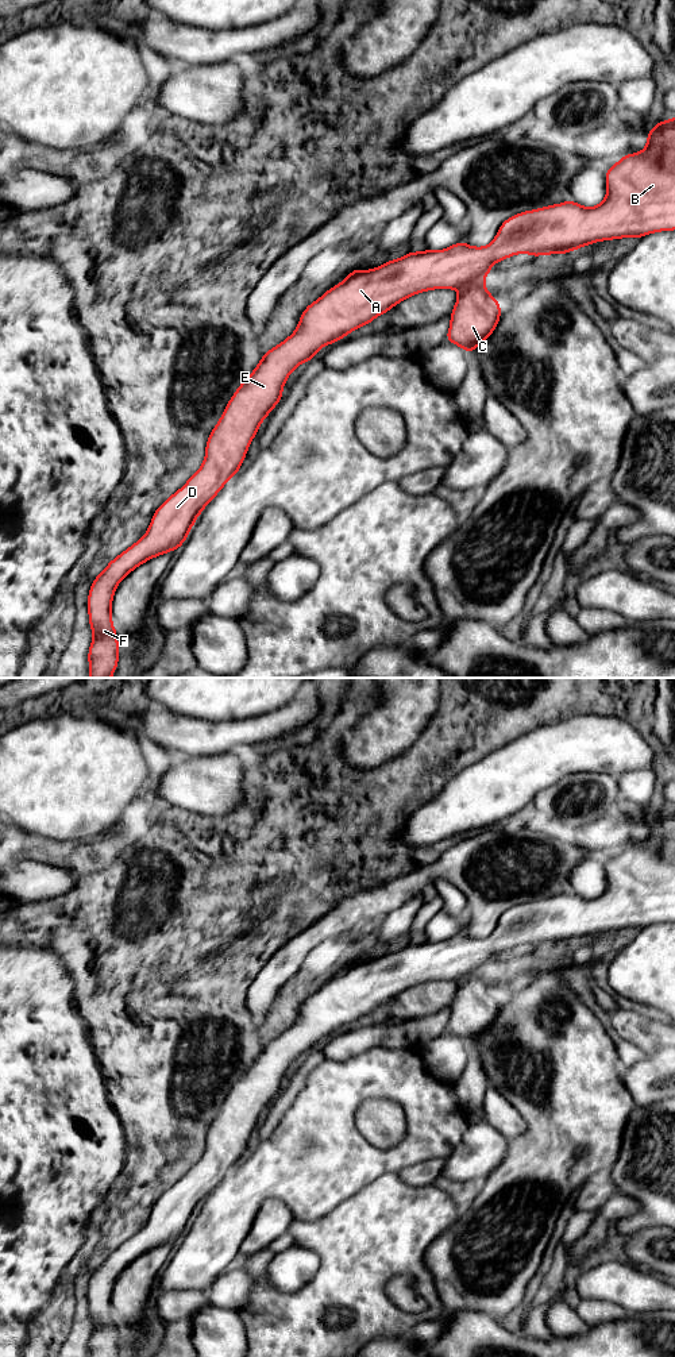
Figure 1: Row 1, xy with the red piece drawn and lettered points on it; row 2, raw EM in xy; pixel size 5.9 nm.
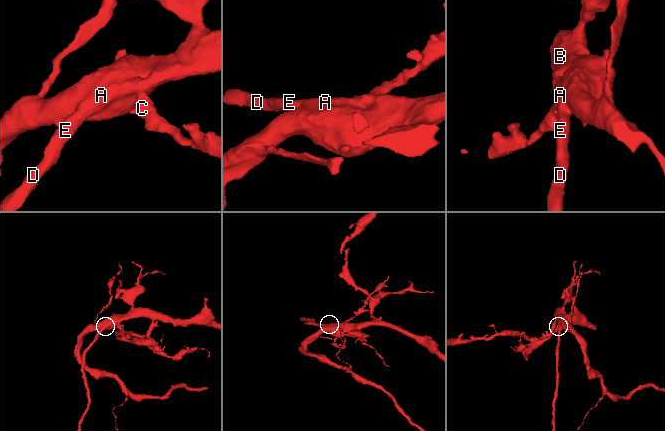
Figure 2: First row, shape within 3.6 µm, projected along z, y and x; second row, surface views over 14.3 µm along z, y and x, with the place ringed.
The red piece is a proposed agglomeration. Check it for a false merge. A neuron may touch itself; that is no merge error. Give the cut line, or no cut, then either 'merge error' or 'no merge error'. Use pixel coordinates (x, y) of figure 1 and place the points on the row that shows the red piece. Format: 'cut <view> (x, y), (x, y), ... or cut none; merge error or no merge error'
cut xy (477, 280), (461, 289); merge error

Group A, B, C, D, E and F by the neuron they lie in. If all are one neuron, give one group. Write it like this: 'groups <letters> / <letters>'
groups A B D E F / C

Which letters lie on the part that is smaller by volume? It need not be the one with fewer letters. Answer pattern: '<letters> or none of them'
C

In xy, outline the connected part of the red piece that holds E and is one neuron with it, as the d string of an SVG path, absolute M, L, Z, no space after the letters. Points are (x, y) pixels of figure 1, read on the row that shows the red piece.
M675 117L662 120L645 132L647 147L641 153L625 154L605 174L608 196L594 207L586 208L568 200L506 219L495 239L486 247L471 247L464 242L439 250L409 251L400 259L392 259L373 270L351 270L339 285L331 288L319 300L305 308L297 329L281 344L269 350L255 370L242 382L228 401L217 425L211 431L205 446L205 460L196 474L170 496L151 517L144 536L111 560L104 571L94 577L88 595L89 624L93 641L88 651L89 678L111 678L117 668L120 655L117 632L113 628L111 606L119 582L158 555L178 550L188 537L196 518L211 500L234 477L246 458L251 440L261 423L282 398L282 388L290 373L301 363L315 358L316 352L351 331L367 325L377 316L417 293L432 289L462 289L470 282L489 278L490 267L512 255L526 252L532 257L567 254L599 240L641 238L659 231L675 230Z

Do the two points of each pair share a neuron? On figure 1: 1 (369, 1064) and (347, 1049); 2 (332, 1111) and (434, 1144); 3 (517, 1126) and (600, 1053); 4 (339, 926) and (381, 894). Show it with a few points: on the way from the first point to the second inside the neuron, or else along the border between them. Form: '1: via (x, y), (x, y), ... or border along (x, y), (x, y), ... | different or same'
1: border along (388, 1048), (373, 1047), (342, 1060), (326, 1059) | different
2: via (351, 1138), (369, 1156), (400, 1156), (407, 1152) | same
3: border along (504, 1095), (525, 1121), (525, 1129), (512, 1141) | different
4: via (350, 916), (370, 905) | same

